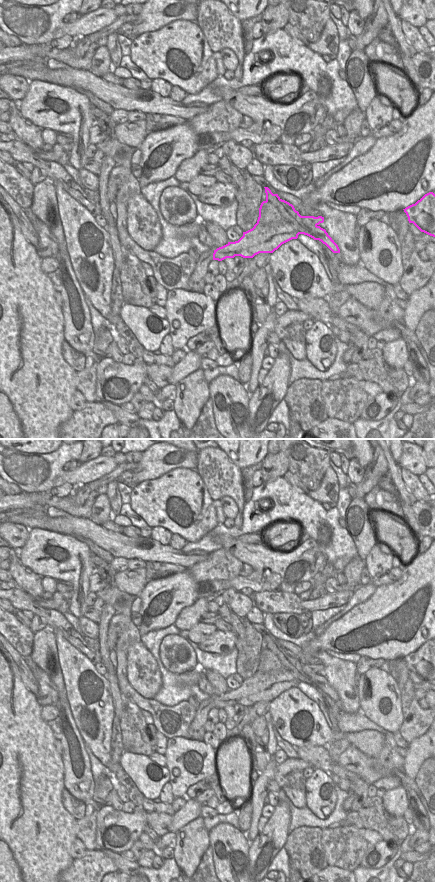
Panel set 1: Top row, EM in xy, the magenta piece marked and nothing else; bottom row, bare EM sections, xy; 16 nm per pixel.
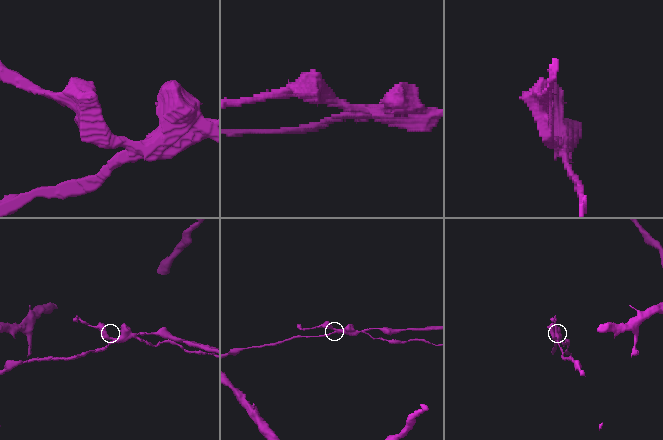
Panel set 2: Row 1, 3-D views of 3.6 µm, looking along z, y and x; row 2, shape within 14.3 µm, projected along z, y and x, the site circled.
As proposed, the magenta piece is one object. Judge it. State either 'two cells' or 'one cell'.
two cells

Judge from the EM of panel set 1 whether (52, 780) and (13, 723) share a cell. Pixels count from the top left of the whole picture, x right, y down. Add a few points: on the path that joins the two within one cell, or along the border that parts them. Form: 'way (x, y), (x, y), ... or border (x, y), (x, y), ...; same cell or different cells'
way (38, 766), (13, 741), (13, 737); same cell

